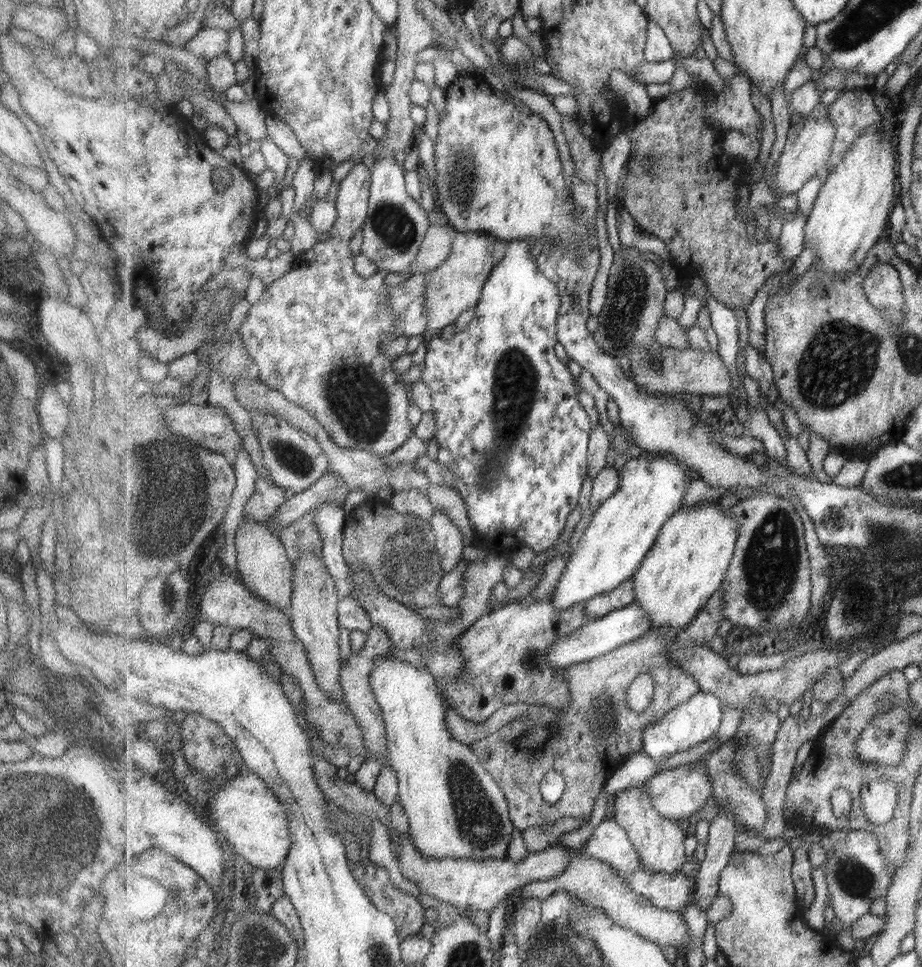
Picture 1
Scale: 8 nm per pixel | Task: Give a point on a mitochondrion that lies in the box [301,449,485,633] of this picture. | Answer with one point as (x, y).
(409, 567)

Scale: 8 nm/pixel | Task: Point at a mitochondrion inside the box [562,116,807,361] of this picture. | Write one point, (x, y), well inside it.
(630, 297)

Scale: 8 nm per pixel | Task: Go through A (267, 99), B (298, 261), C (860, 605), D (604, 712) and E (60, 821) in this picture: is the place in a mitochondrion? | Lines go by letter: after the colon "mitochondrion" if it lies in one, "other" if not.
A: other
B: other
C: mitochondrion
D: mitochondrion
E: mitochondrion

